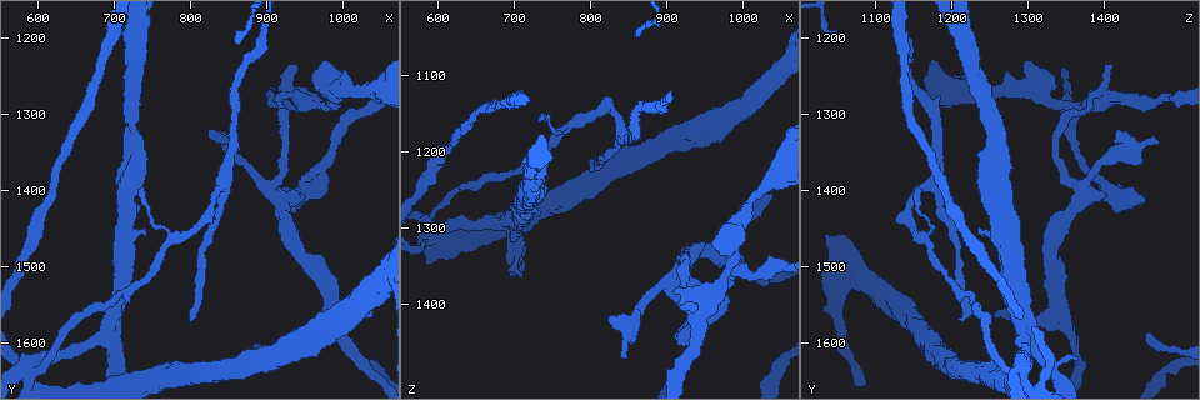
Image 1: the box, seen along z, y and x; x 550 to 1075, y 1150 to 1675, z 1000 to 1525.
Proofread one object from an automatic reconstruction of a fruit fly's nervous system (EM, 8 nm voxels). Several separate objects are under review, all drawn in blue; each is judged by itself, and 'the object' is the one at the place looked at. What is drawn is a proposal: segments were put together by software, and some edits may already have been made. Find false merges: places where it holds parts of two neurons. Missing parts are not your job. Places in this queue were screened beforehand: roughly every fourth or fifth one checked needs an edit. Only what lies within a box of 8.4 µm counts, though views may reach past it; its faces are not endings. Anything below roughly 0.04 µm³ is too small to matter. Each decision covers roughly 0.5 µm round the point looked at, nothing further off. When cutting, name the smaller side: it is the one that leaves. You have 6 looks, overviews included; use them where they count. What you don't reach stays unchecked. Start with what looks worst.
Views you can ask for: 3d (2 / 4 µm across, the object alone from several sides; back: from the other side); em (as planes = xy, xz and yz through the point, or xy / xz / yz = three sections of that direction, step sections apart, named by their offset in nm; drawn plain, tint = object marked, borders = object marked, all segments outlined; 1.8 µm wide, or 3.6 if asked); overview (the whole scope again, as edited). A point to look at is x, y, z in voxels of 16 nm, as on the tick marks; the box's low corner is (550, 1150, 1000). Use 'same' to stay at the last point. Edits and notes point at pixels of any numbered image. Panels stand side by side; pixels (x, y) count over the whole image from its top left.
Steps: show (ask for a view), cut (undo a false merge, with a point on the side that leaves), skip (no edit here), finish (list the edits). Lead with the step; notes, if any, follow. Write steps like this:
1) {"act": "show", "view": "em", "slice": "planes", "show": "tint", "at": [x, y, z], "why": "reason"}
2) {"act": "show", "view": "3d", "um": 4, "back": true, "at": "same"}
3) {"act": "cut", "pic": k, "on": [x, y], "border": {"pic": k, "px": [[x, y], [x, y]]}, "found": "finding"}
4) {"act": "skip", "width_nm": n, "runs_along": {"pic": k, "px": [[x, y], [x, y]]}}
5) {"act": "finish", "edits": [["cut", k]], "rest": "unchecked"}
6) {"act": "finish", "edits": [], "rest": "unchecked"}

{"act": "show", "view": "em", "slice": "yz", "step": 16, "show": "tint", "at": [585, 1640, 1290], "why": "four-way junction"}

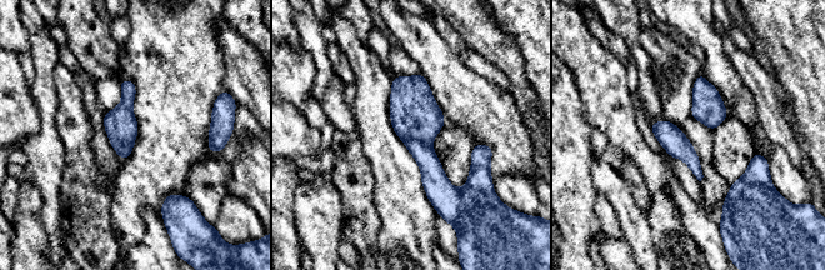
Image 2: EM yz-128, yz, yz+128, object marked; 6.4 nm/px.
{"act": "cut", "pic": 2, "on": [415, 115], "found": "a second neuron is stuck on"}

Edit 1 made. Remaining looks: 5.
{"act": "show", "view": "overview"}

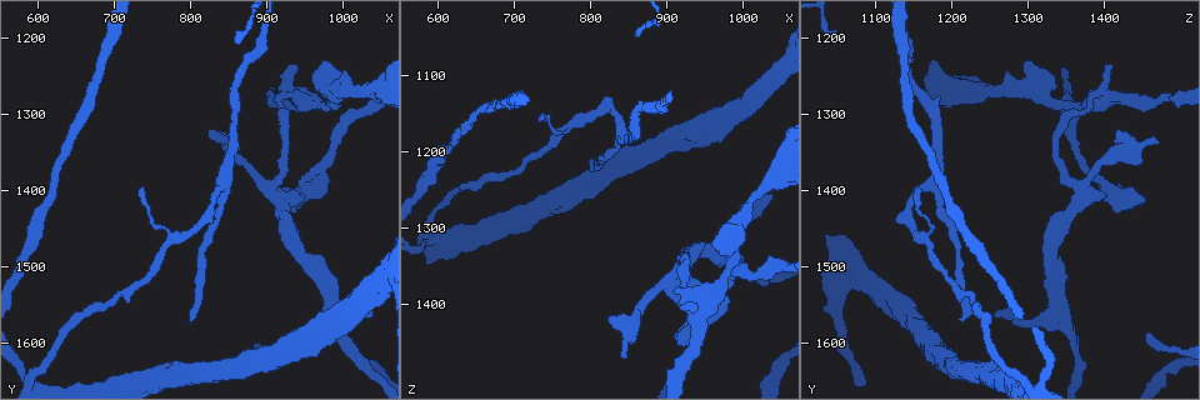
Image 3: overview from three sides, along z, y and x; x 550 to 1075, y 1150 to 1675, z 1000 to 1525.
{"act": "show", "view": "em", "slice": "planes", "show": "tint", "at": [945, 1280, 1390]}

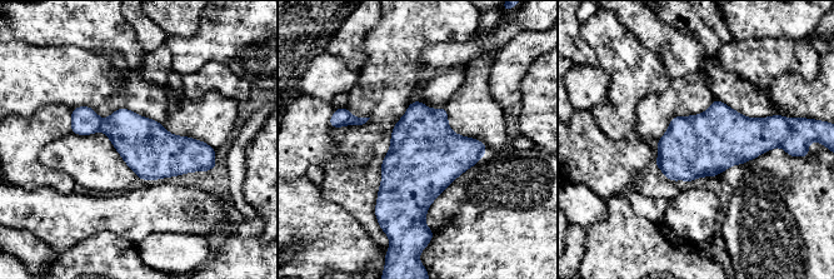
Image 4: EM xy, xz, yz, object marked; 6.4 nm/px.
{"act": "cut", "pic": 4, "on": [135, 138], "border": {"pic": 4, "px": [[101, 120], [99, 129]]}, "found": "a second neuron is stuck on"}

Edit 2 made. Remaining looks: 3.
{"act": "show", "view": "em", "slice": "xz", "step": 8, "show": "tint", "at": [950, 1385, 1395], "why": "side arm on a straight run"}

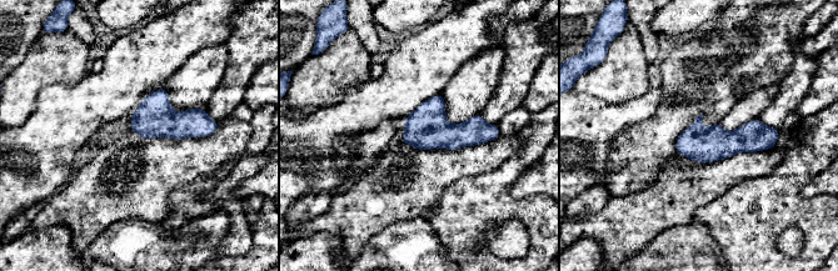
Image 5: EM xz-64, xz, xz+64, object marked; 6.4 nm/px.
{"act": "show", "view": "em", "slice": "xy", "step": 8, "show": "tint", "at": "same"}

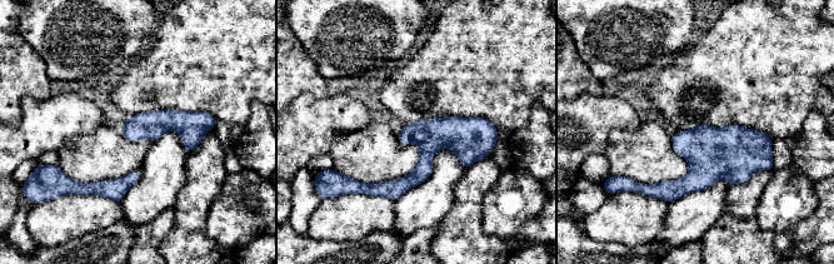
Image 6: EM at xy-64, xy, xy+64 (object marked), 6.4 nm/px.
{"act": "skip", "runs_along": {"pic": 6, "px": [[492, 137], [443, 137], [410, 180], [368, 187]]}, "found": "continuous, no second neuron"}

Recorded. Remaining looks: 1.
{"act": "finish", "edits": [["cut", 2], ["cut", 4]], "rest": "unchecked"}

